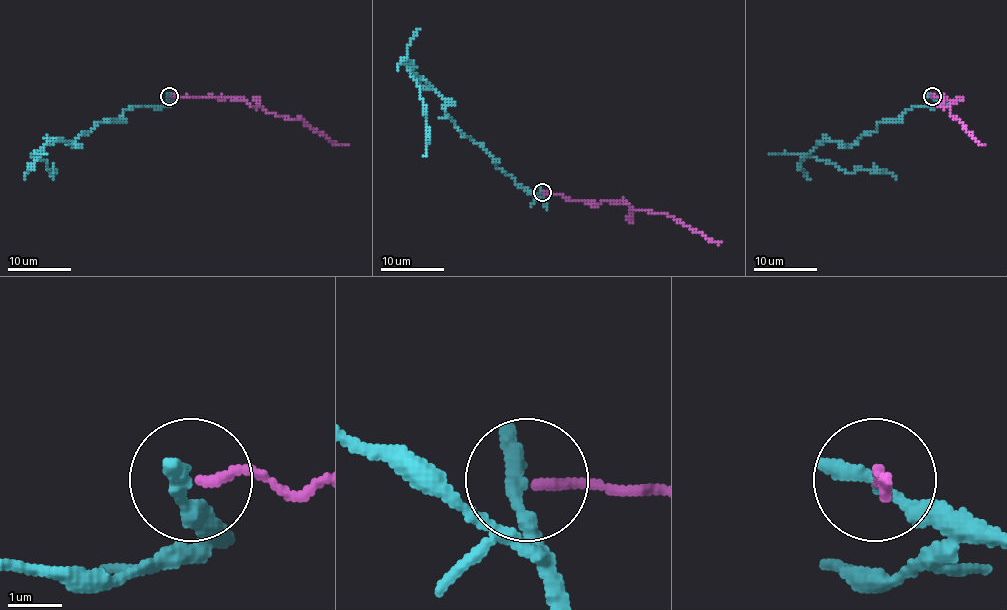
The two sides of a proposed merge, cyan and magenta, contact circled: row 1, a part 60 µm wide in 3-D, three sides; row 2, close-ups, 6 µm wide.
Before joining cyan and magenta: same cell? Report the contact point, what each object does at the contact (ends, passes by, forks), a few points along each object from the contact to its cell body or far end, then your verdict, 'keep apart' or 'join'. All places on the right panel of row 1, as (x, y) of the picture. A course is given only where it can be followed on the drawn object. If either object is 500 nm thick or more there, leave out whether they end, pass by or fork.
(932, 96) | cyan ends | magenta ends | cyan via (932, 96), (935, 107), (916, 106), (851, 145), (827, 139), (811, 152), (848, 172), (897, 177) | magenta via (932, 96), (943, 98), (952, 117), (982, 145) | keep apart

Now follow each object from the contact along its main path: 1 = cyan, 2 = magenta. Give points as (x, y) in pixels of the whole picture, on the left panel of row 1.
1: (170, 96), (162, 107), (127, 109), (71, 145), (57, 139), (38, 152), (54, 167), (51, 177)
2: (170, 96), (244, 99), (282, 117), (300, 118), (335, 144), (349, 145)

